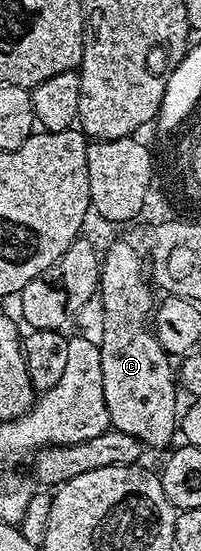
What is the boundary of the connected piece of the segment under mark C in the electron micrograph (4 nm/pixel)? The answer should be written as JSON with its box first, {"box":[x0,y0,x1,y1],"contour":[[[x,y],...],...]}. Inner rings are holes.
{"box":[98,242,178,450],"contour":[[[114,242],[108,254],[103,254],[100,266],[98,296],[105,321],[99,345],[102,391],[113,430],[133,436],[141,446],[167,450],[173,444],[172,436],[178,433],[176,385],[172,382],[169,354],[156,342],[153,330],[144,329],[144,320],[149,320],[154,309],[154,289],[142,270],[141,256],[129,242],[128,245]]]}

